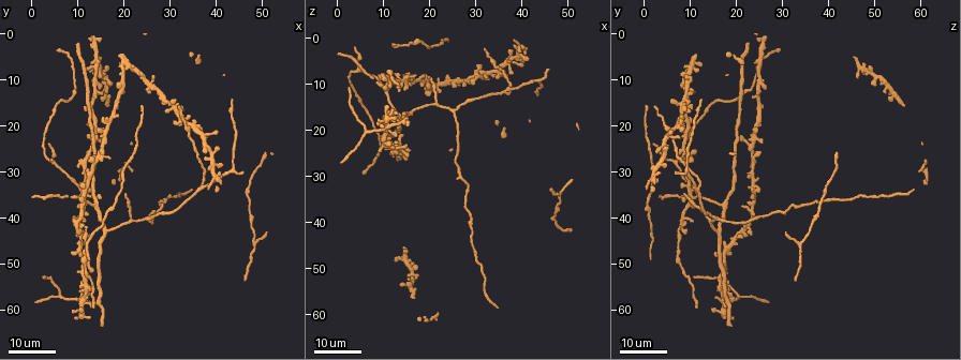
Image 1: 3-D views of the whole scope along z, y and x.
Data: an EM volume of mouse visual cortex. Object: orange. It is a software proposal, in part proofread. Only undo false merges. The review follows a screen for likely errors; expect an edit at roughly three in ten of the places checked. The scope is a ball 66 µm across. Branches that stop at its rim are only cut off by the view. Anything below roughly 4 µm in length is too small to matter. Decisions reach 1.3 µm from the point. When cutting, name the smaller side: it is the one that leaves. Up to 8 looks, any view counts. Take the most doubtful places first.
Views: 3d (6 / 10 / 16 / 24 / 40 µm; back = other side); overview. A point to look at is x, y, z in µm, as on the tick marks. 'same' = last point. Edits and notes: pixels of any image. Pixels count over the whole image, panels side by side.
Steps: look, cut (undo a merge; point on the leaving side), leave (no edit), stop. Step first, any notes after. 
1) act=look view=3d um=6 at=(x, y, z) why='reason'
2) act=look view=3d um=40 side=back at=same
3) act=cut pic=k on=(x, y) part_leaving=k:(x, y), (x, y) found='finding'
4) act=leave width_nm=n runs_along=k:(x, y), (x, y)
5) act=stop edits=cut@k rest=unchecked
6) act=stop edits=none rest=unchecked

act=look view=3d um=16 at=(11.0, 34.5, 9.5) why='four or more arms meet'

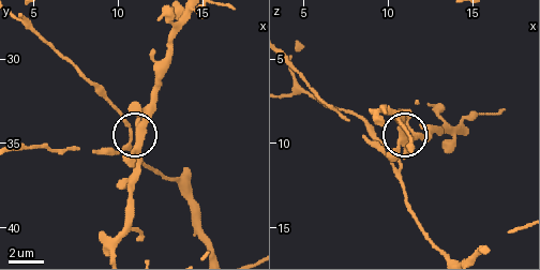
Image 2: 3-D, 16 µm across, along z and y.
act=look view=3d um=6 at=same

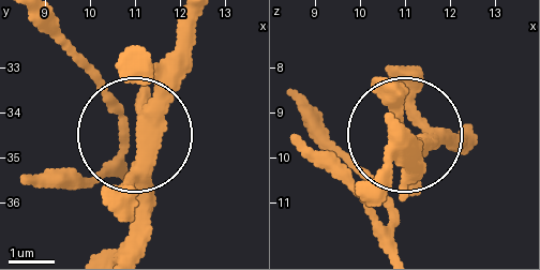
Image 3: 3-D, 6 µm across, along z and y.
act=leave runs_along=3:(128, 166), (123, 120), (135, 108), (135, 246) found='all the same neuron'

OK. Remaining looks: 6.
act=look view=3d um=16 at=(36.0, 33.5, 12.0) why='branch point'

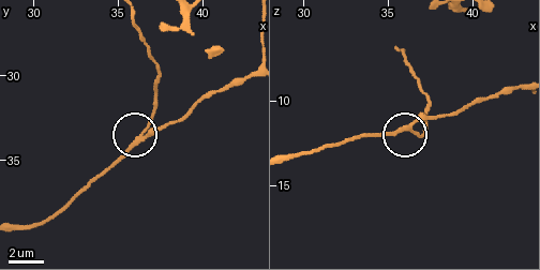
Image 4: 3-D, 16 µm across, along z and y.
act=look view=3d um=6 at=(36.4, 33.6, 11.6)

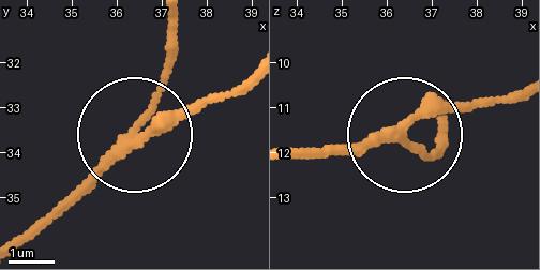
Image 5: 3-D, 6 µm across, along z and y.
act=leave runs_along=5:(17, 249), (132, 137), (175, 38) found='one neuron here'

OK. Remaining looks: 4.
act=look view=3d um=24 at=(5.0, 28.0, 6.5) why='three arms meet'

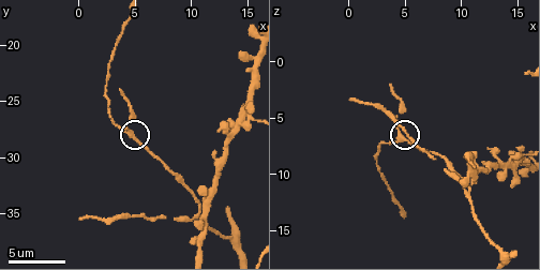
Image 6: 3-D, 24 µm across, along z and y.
act=look view=3d um=6 at=(4.6, 27.8, 7.0) why='zoom in'

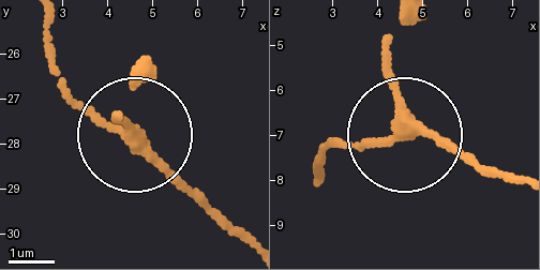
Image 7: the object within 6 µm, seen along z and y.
act=leave arms=3 runs_along=7:(520, 180), (474, 169), (408, 126), (393, 73), (401, 27) found='one neuron here'

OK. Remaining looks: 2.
act=look view=3d um=24 at=(26.5, 39.0, 30.5) why='small branch off a trunk'

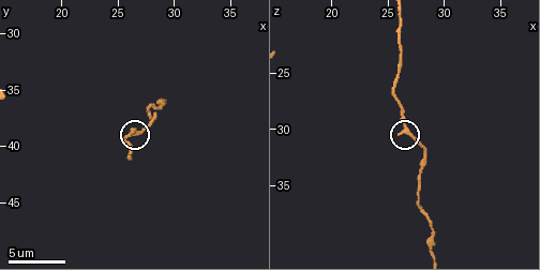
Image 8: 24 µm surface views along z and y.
act=look view=3d um=10 at=(27.0, 39.0, 30.2) why='closer look'

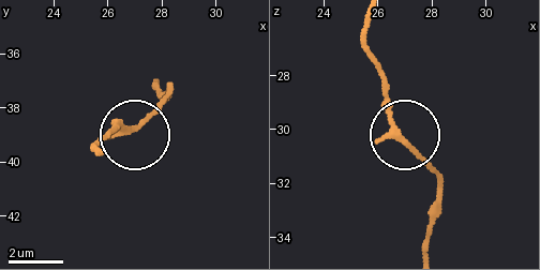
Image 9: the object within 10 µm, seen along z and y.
act=leave runs_along=9:(372, 17), (366, 38), (388, 87), (390, 121), (440, 174) found='continuous, no second neuron'

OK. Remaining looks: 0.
act=stop edits=none rest=unchecked

